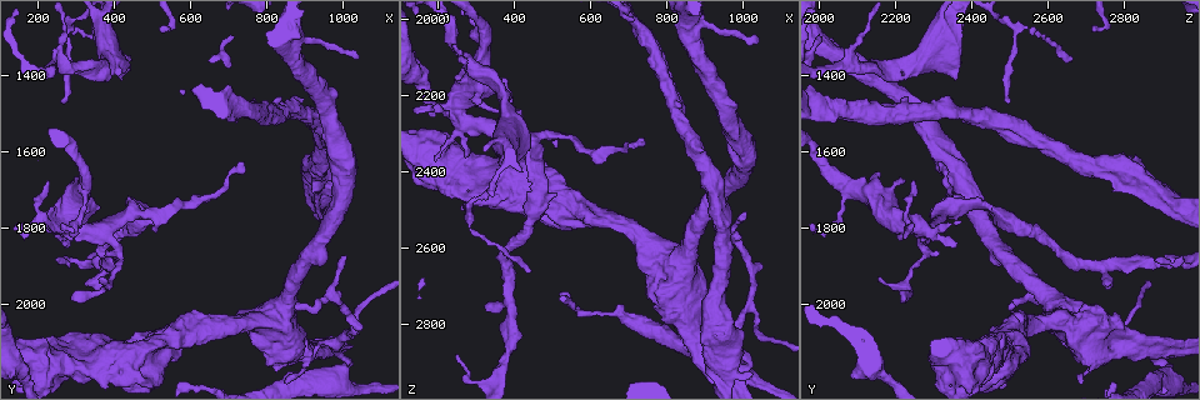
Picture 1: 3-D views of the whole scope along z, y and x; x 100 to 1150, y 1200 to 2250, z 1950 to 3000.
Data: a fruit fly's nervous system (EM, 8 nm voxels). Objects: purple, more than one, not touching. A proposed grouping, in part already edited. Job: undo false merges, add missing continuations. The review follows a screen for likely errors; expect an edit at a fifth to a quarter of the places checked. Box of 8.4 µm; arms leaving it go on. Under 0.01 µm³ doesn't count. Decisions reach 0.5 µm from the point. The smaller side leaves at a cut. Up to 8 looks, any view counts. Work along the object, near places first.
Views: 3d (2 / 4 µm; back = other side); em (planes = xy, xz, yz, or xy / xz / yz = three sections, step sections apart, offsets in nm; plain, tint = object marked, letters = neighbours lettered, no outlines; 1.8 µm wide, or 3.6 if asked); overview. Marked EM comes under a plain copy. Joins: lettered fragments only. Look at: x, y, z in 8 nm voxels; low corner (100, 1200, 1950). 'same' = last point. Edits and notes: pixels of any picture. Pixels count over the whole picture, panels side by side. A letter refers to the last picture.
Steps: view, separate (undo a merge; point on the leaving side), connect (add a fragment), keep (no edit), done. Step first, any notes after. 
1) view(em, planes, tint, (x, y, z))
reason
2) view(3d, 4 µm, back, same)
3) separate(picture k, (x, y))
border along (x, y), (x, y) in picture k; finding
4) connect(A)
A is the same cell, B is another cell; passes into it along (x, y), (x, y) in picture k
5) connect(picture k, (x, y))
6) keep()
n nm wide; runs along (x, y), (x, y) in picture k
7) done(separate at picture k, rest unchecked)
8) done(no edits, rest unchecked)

view(em, planes, tint, (275, 2075, 2470))
free end

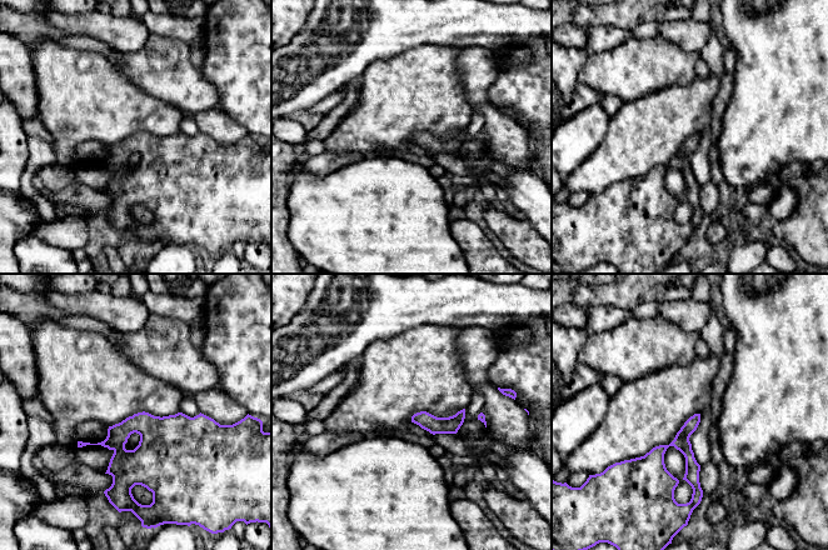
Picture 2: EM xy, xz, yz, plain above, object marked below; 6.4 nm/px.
view(em, planes, letters, same)
see the neighbours

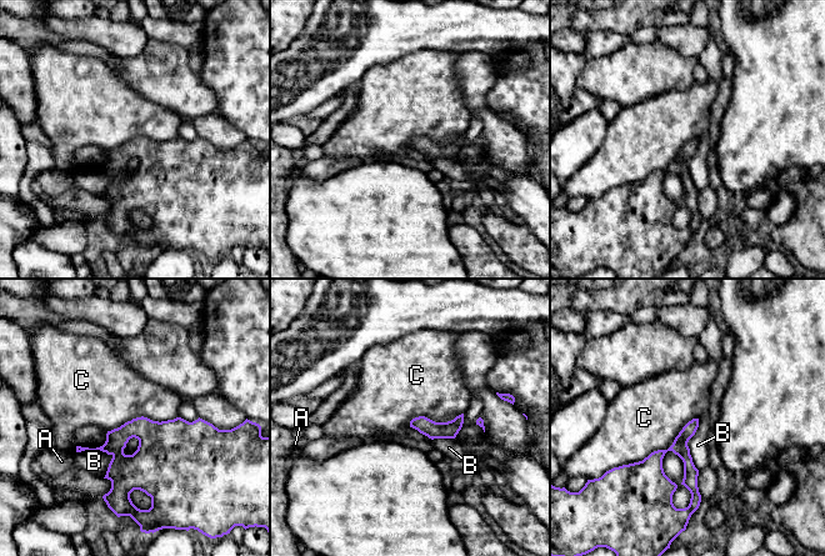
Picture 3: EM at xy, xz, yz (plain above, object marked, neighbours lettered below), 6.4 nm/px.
keep()
A, B and C are other cells; runs along (695, 421), (648, 466), (633, 466) in picture 3; none of them fits

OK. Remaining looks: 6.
view(3d, 2 µm, (320, 1950, 2755))
branch stops here

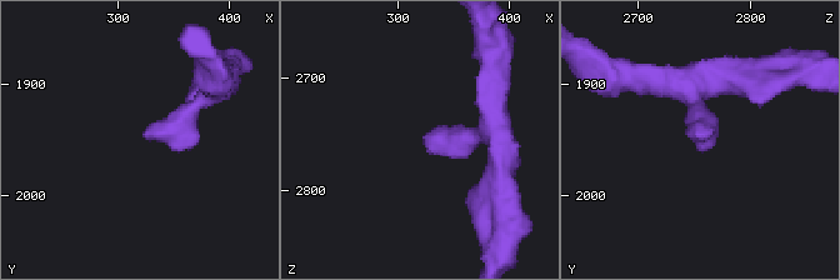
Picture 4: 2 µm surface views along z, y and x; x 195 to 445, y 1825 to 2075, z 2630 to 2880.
view(em, planes, tint, (328, 1948, 2752))
shape alone is not enough

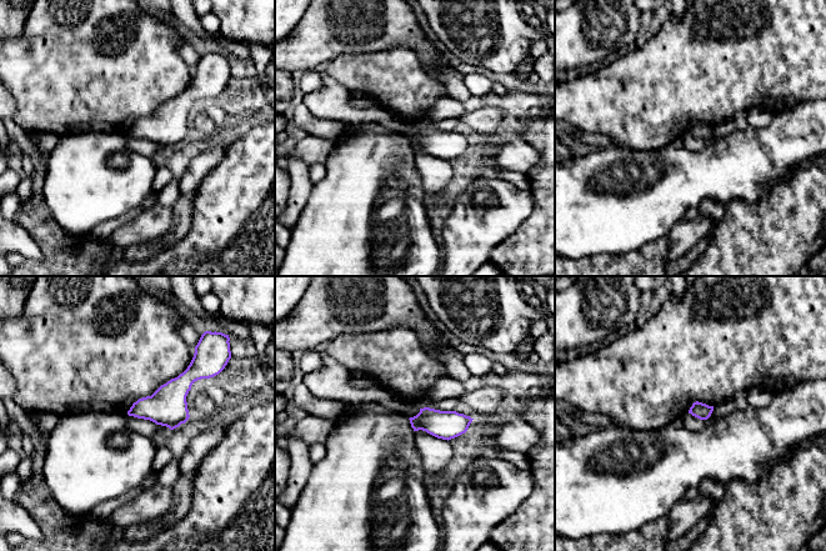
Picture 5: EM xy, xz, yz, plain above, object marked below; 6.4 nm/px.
view(em, planes, letters, same)

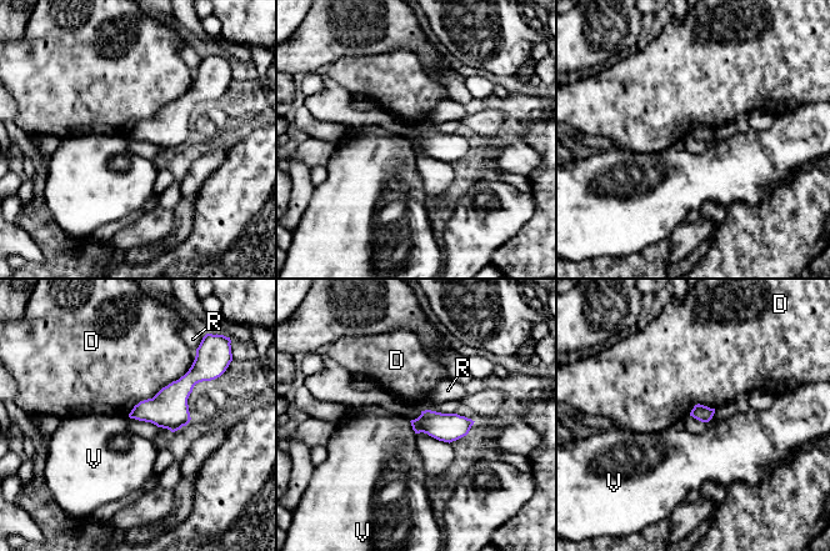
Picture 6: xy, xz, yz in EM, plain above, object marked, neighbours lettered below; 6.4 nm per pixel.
keep()
110 nm wide; D touches over 550 nm; D, R and V are other cells; no lettered fragment goes on from it

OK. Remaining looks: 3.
view(3d, 2 µm, (730, 1625, 2325))

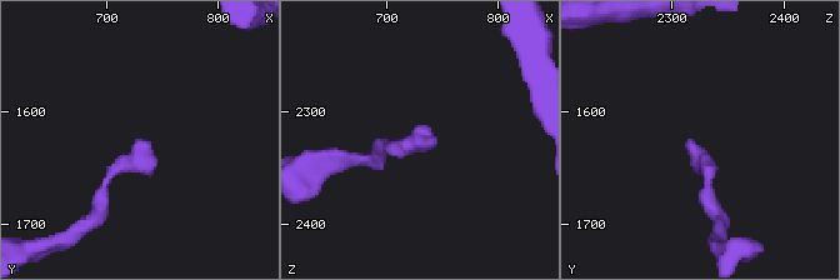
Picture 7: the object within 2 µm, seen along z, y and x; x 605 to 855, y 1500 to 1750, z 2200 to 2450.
view(em, planes, letters, (732, 1622, 2318))
need the tissue

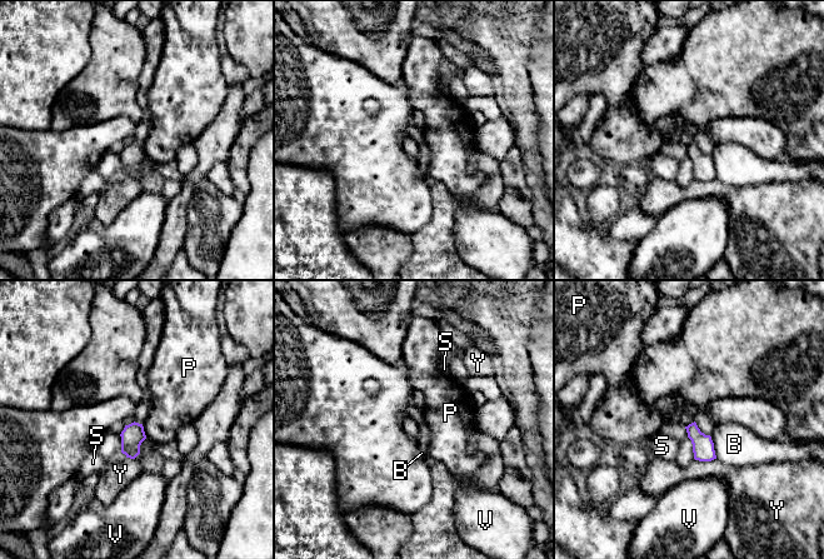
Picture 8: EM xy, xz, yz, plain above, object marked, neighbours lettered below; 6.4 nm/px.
keep()
130 nm wide; B, P, S, V and Y are other cells; border along (141, 424), (146, 438) in picture 8; no lettered fragment goes on from it

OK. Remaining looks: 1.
done(no edits, rest unchecked)

